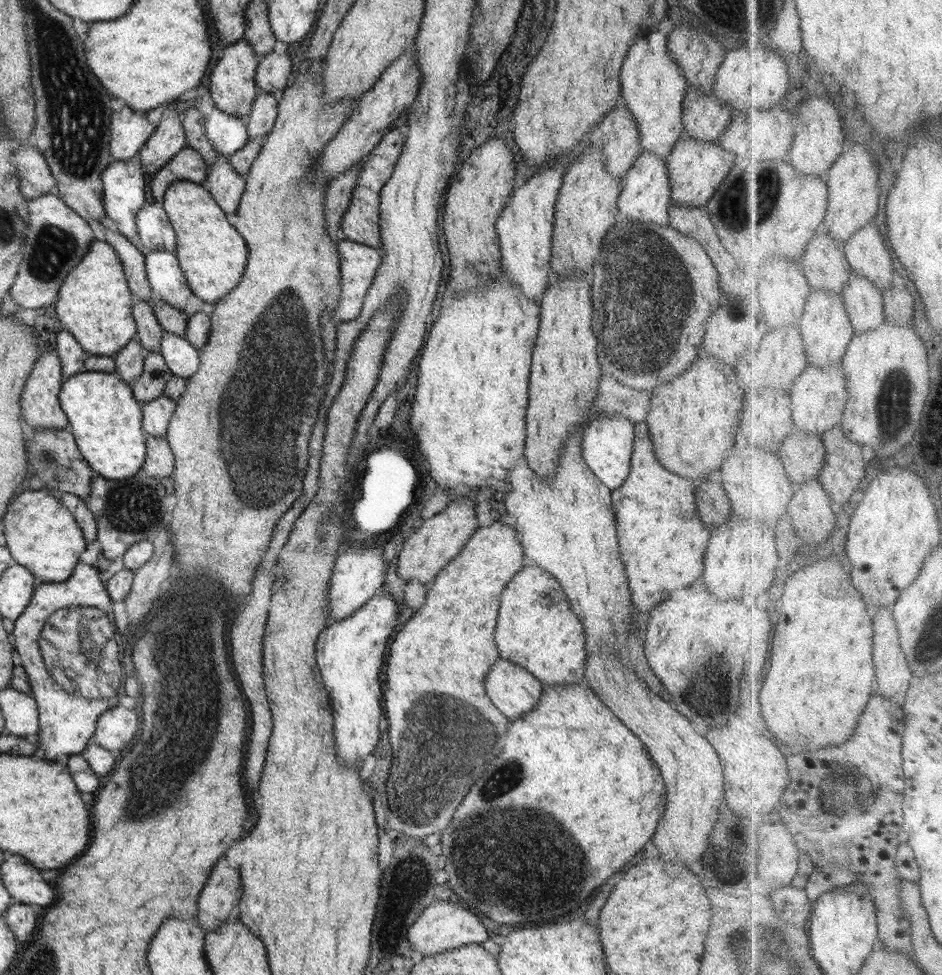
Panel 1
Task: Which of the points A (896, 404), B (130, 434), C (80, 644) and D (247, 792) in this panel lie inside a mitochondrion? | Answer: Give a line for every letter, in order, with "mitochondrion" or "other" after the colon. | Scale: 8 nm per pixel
A: mitochondrion
B: other
C: mitochondrion
D: other

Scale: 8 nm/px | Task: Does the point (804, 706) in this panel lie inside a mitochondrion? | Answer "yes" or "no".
no

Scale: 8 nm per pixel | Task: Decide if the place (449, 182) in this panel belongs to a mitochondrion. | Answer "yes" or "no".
no

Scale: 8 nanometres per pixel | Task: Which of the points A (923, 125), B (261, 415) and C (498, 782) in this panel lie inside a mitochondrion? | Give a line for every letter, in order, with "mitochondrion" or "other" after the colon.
A: other
B: mitochondrion
C: mitochondrion

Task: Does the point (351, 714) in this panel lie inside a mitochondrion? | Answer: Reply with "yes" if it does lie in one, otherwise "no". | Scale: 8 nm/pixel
no

